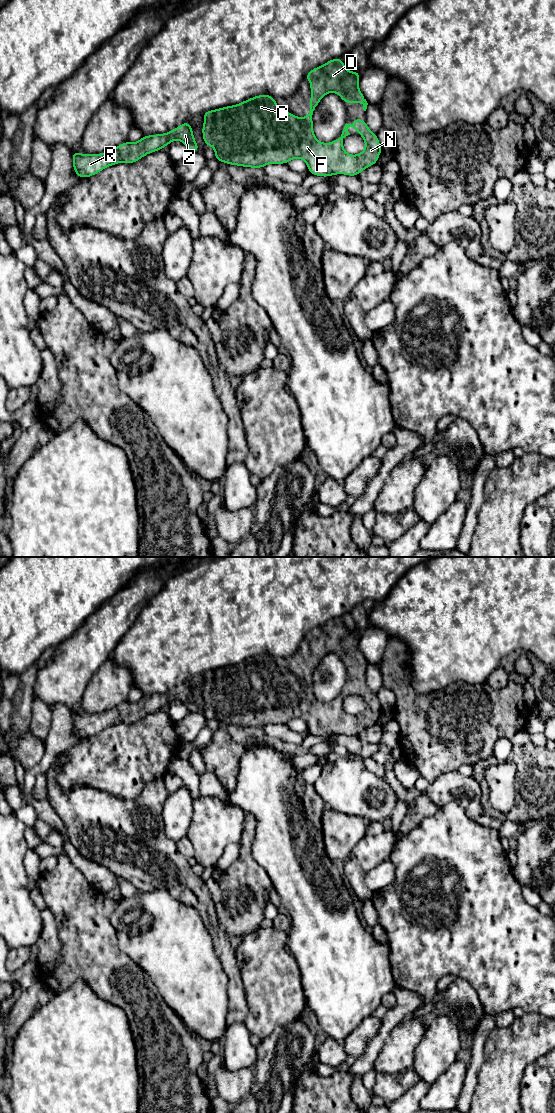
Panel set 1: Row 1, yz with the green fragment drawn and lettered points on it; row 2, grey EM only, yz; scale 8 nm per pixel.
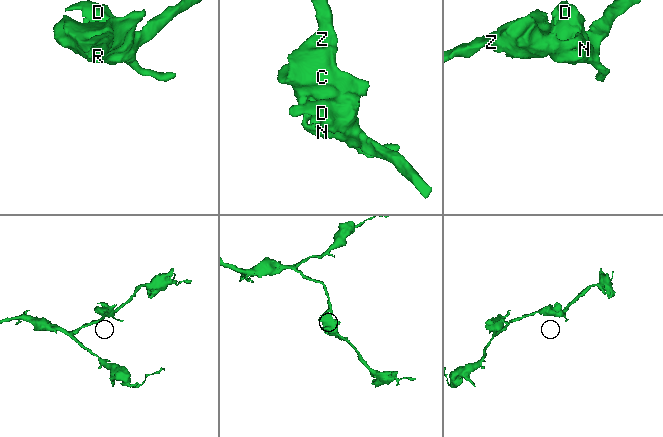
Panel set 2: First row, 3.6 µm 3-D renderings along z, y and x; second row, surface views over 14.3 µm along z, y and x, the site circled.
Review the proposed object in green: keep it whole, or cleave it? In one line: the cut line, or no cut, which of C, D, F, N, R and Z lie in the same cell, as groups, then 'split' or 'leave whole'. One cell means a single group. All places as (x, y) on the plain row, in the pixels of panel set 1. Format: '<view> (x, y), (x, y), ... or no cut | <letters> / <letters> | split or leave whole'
no cut | C D F N R Z | leave whole

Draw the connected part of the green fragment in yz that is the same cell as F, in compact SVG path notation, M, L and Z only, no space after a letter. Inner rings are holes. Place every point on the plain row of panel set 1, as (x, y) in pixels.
M340 617L310 630L304 638L311 642L310 671L302 679L281 670L275 658L269 654L257 655L237 665L208 670L202 674L204 705L210 705L215 710L214 719L228 725L262 729L268 724L287 724L293 719L300 718L306 722L308 733L312 735L358 736L367 727L377 724L382 712L378 696L367 686L365 678L362 680L360 677L354 677L355 682L346 683L339 698L330 703L322 703L313 692L312 675L320 660L330 652L338 654L344 663L362 663L363 670L366 671L368 663L359 649L359 638L360 632L350 632ZM349 687L355 687L355 694L361 695L365 701L365 709L357 715L348 714L343 707L343 699L350 695Z

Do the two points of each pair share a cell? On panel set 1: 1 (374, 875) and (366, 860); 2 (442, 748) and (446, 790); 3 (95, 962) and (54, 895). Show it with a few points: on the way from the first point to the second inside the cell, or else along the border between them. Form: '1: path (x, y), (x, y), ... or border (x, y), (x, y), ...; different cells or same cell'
1: border (387, 859), (365, 873); different cells
2: border (457, 770), (444, 772), (429, 783); different cells
3: path (86, 945), (84, 925), (71, 912); same cell

